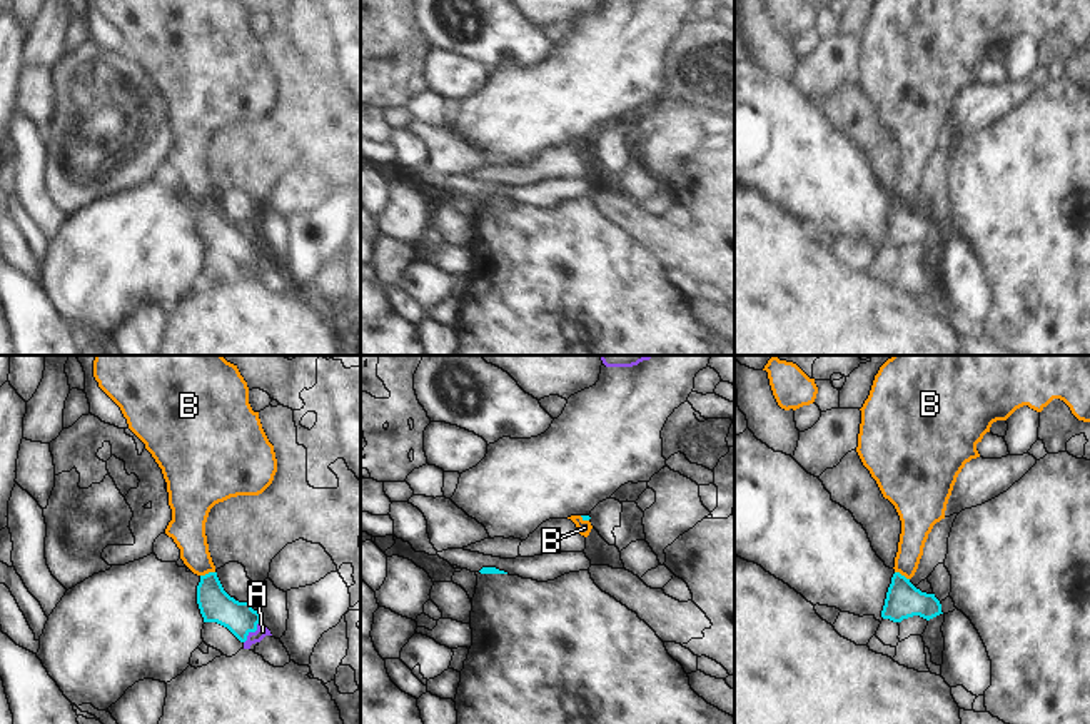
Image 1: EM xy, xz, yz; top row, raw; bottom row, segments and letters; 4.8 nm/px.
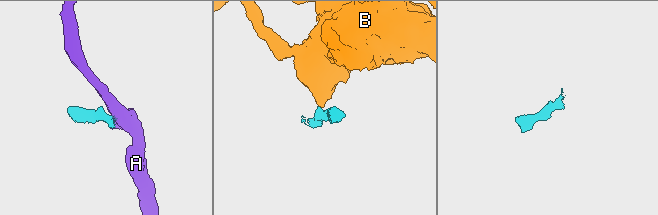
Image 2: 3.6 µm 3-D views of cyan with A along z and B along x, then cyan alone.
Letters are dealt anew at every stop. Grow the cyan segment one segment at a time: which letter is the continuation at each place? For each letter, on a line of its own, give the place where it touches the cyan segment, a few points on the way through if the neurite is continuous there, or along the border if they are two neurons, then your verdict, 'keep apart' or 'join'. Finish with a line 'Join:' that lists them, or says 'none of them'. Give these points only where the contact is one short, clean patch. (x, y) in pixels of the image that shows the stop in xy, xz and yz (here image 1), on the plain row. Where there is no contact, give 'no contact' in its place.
A: xy (252, 257) | across xy (216, 232), (237, 242), (252, 257), (262, 257) | join
B: xy (209, 199) | along xy (214, 197), (201, 202) | keep apart
Join: A

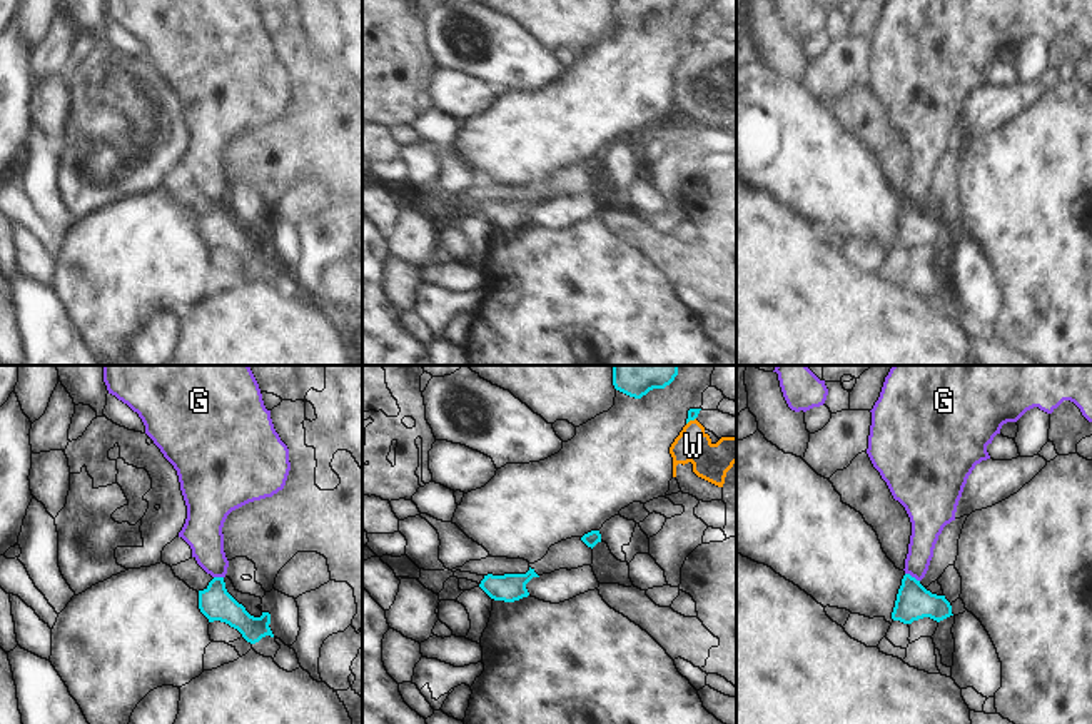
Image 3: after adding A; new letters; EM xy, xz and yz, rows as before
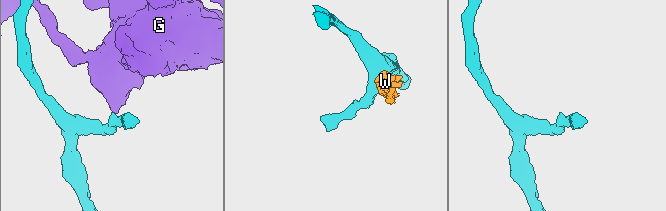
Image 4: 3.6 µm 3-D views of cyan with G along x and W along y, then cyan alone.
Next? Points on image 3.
G: yz (910, 202) | keep apart
W: xz (690, 45) | along xz (695, 44), (687, 50) | keep apart
Join: none of them

